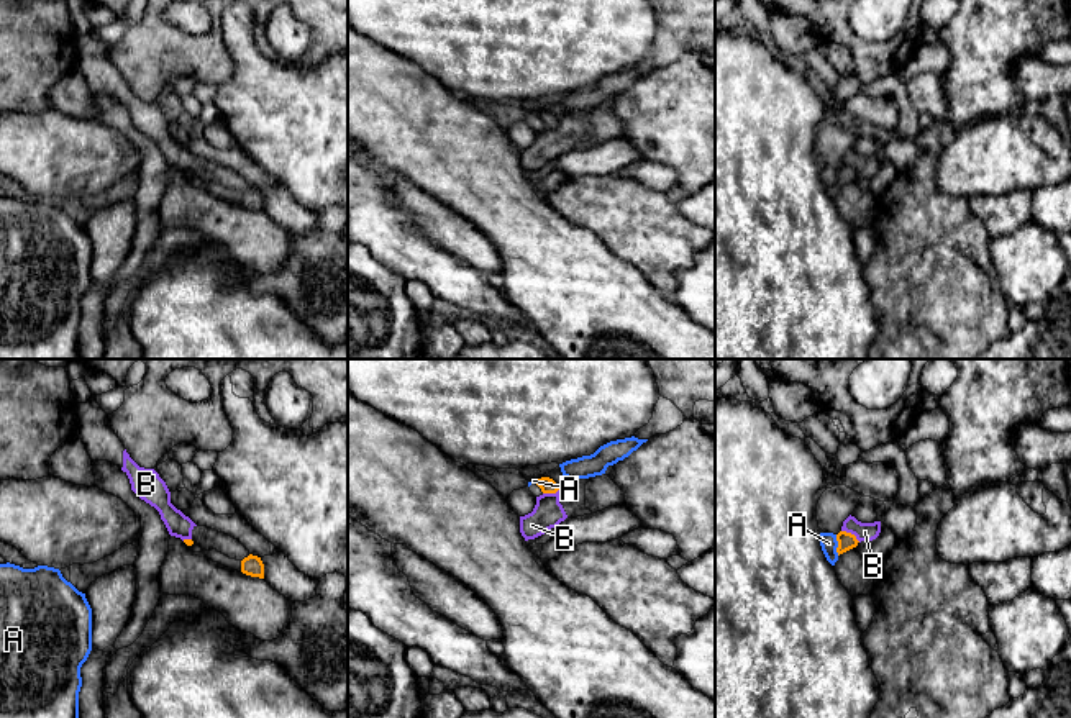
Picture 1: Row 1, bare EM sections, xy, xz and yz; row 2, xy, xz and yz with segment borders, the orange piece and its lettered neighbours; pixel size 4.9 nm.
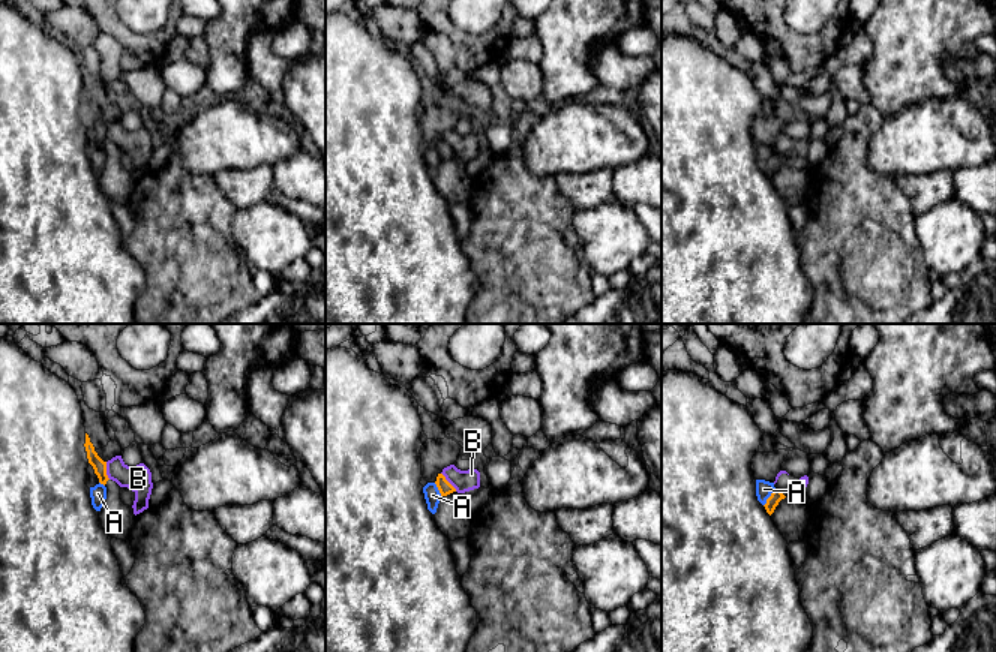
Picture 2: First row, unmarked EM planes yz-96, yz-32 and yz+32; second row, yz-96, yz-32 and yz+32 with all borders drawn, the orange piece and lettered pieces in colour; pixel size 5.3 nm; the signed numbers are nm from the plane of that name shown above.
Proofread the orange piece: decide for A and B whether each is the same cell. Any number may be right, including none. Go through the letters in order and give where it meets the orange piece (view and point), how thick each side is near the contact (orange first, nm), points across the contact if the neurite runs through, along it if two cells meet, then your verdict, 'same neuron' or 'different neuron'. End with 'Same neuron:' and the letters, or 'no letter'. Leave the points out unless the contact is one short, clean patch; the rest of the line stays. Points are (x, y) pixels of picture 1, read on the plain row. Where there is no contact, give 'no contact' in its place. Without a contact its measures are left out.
A: meets orange in yz at (838, 177); 90 nm thick on the orange side, 90 nm on the other; different neuron
B: meets orange in xz at (553, 125); 80 nm thick on the orange side, 150 nm on the other; border along xz (560, 117), (555, 125), (543, 127); different neuron
Same neuron: no letter

